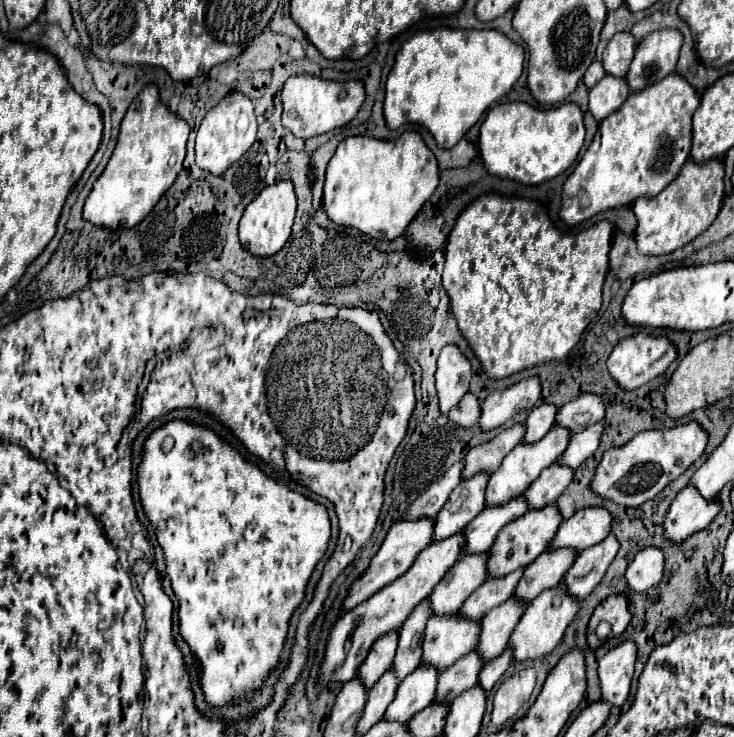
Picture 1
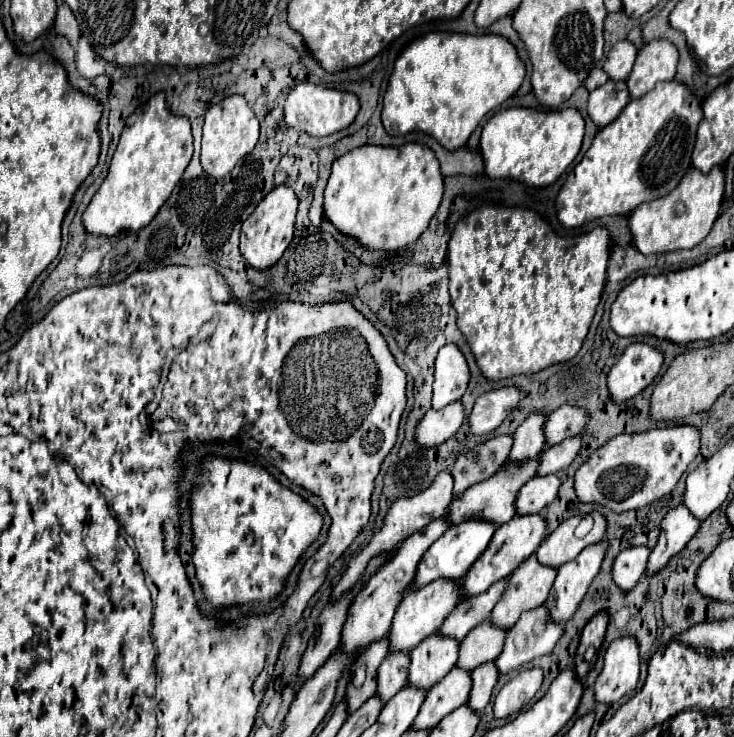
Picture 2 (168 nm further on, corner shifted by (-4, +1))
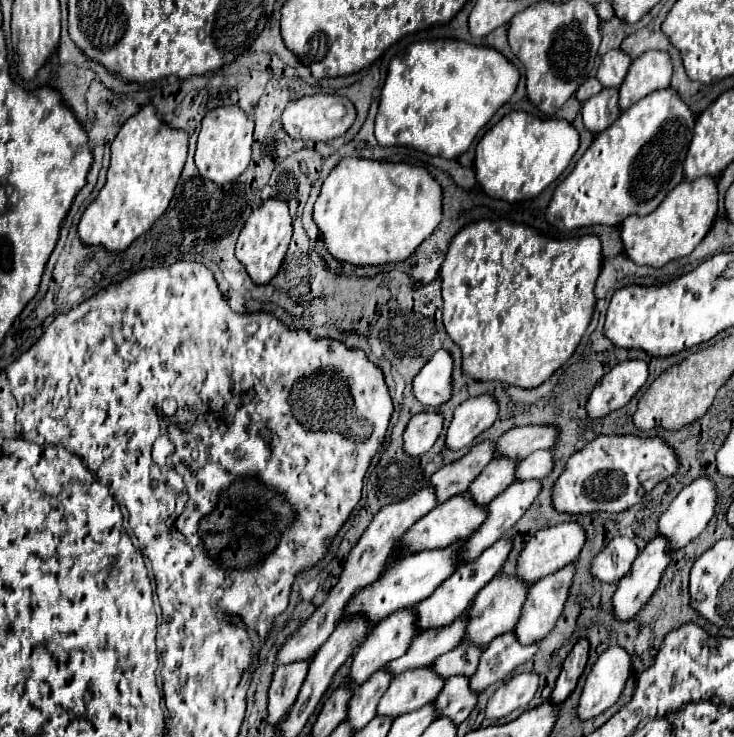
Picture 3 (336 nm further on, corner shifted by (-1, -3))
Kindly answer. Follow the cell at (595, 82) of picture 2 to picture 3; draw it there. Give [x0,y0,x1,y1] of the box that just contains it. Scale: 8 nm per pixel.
[574,79,602,103]

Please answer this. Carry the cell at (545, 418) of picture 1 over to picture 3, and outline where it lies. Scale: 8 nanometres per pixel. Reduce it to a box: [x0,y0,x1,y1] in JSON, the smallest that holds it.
[468,459,516,505]

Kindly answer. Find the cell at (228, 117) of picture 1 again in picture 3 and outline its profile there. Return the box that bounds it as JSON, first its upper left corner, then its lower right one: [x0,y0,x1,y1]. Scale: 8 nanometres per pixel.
[194,105,254,185]

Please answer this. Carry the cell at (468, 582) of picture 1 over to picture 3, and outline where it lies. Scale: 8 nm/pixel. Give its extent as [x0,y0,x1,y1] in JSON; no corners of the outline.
[348,611,416,687]

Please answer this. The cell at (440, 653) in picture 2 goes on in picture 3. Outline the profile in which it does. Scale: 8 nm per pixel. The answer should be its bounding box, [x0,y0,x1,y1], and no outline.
[376,667,444,717]

